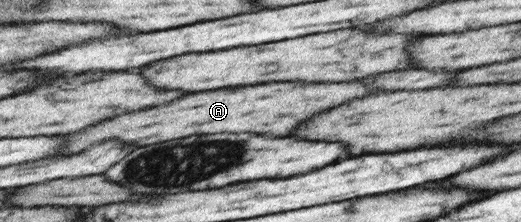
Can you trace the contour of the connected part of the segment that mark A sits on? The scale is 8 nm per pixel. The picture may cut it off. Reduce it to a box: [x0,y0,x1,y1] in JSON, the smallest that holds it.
[57,83,371,155]

